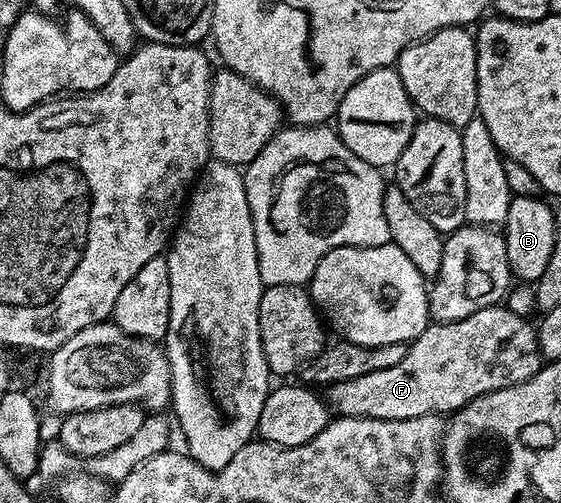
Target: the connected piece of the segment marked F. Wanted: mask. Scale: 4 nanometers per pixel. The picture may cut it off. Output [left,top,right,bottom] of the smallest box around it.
[326,303,544,421]

